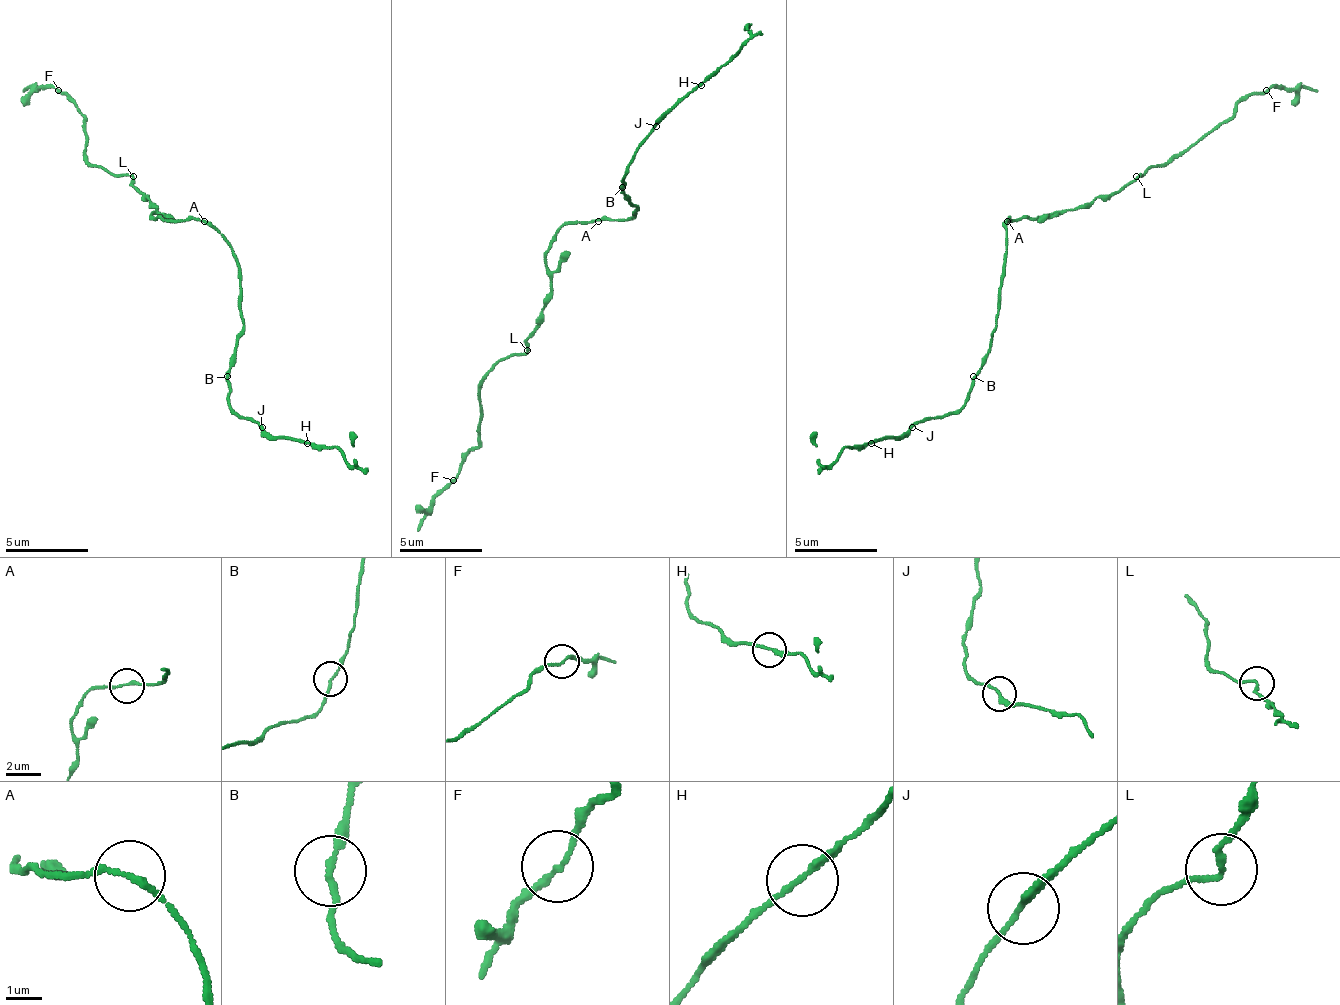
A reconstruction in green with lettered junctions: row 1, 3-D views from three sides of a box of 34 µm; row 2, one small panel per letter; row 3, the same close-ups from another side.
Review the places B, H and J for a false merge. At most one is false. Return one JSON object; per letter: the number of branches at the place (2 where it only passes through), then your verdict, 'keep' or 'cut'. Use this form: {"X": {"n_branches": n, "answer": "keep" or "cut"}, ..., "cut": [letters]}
{"B": {"n_branches": 2, "answer": "keep"}, "H": {"n_branches": 2, "answer": "keep"}, "J": {"n_branches": 2, "answer": "keep"}, "cut": []}

